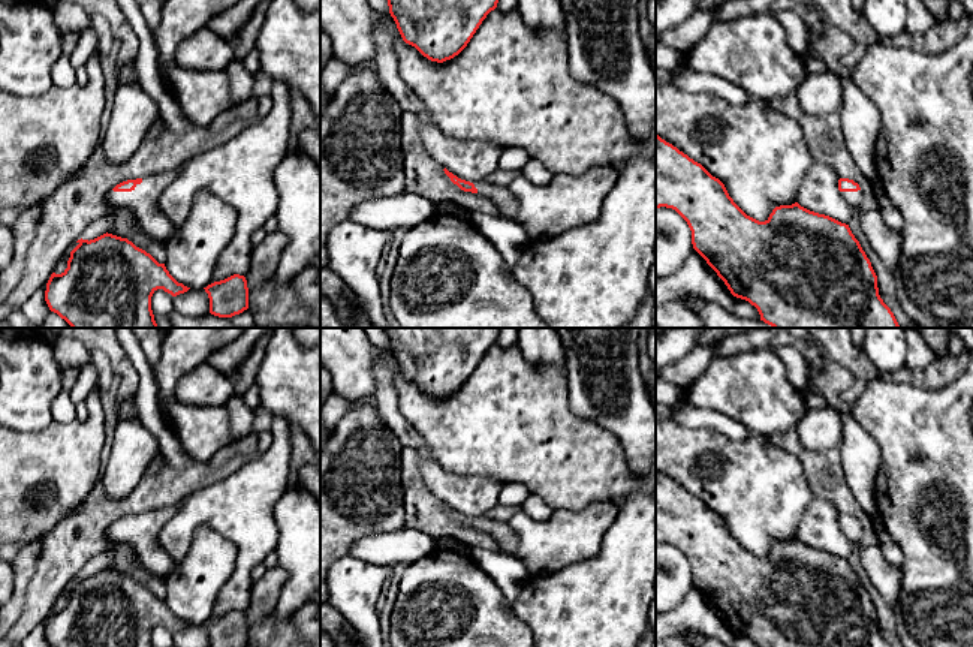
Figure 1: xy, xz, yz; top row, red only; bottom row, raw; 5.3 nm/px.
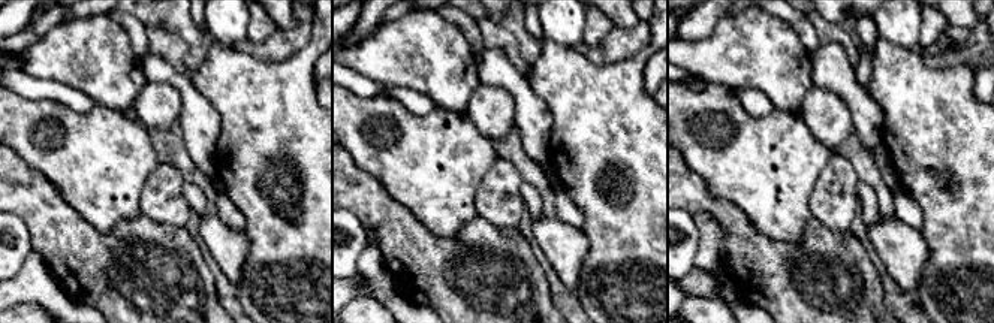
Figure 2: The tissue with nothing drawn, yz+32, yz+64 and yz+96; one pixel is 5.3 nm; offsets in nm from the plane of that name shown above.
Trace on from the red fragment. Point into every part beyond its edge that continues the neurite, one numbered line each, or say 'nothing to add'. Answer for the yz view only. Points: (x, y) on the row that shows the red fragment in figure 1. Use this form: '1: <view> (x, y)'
1: yz (852, 198)

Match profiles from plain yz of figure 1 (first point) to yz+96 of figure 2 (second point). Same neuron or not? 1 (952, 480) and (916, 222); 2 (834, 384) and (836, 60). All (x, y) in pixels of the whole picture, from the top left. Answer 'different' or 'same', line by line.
1: different
2: different

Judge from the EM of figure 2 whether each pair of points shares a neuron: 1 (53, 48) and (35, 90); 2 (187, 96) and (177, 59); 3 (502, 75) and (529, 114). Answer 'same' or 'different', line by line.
1: different
2: different
3: same

